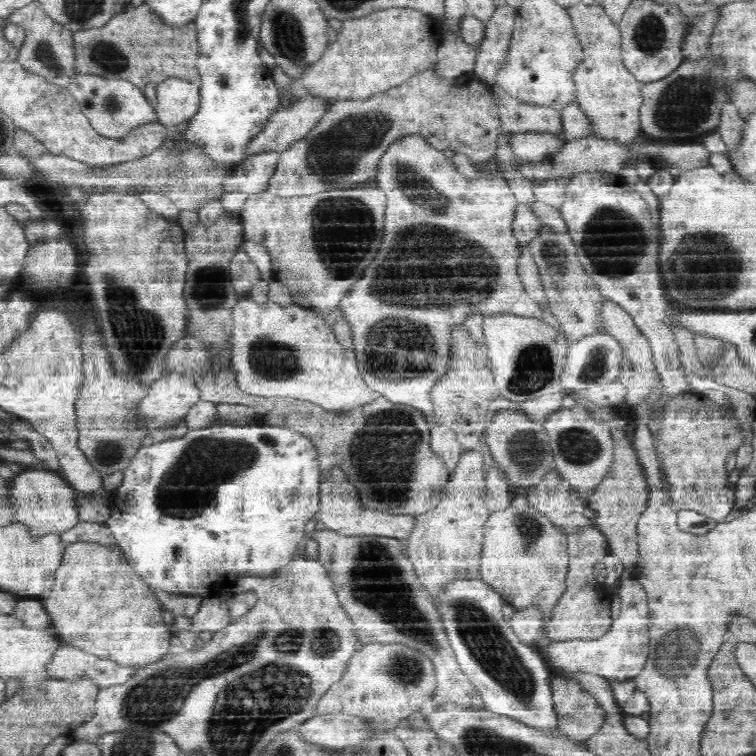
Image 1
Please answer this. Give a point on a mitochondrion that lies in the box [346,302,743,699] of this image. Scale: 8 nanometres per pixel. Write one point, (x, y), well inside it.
(679, 650)

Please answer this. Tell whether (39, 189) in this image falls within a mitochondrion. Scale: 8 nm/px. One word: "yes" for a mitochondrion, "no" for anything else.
no

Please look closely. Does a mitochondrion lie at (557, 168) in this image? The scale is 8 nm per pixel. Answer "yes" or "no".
no

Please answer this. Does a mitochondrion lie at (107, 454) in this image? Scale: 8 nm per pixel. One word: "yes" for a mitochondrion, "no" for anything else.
yes

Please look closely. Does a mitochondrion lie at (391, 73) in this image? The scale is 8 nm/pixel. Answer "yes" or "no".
no

